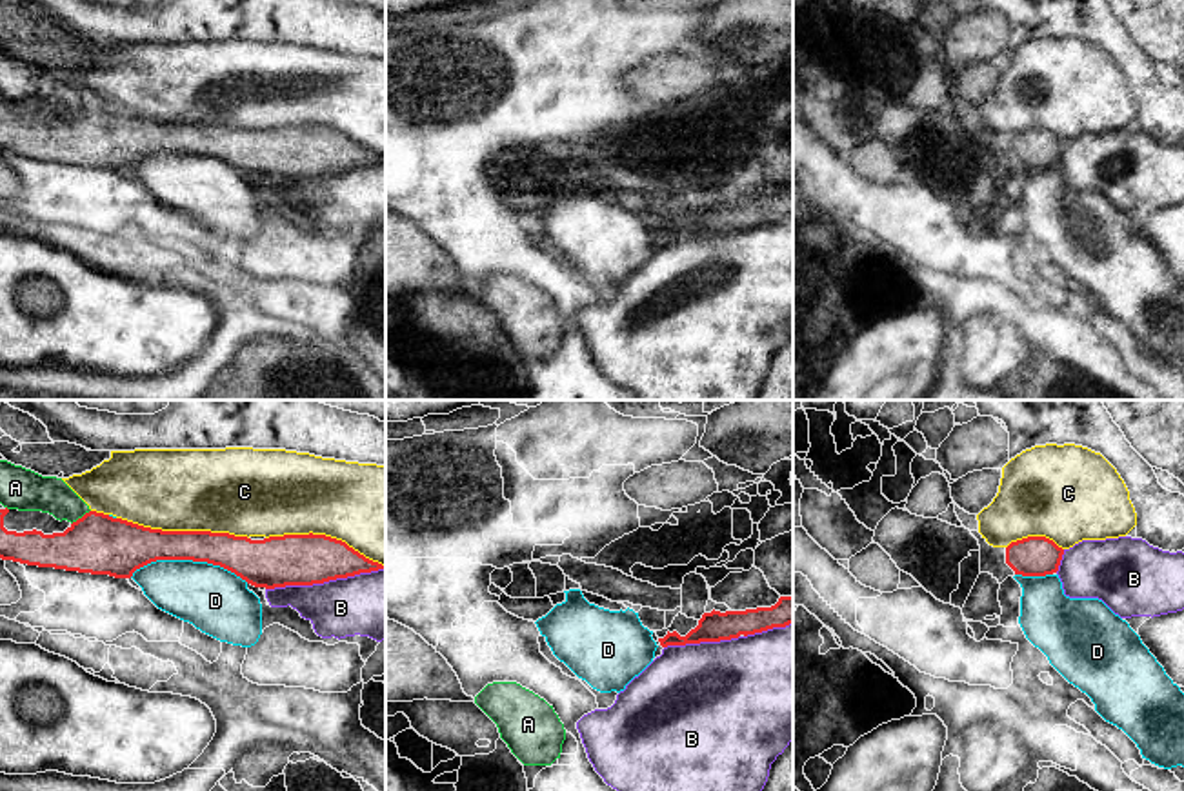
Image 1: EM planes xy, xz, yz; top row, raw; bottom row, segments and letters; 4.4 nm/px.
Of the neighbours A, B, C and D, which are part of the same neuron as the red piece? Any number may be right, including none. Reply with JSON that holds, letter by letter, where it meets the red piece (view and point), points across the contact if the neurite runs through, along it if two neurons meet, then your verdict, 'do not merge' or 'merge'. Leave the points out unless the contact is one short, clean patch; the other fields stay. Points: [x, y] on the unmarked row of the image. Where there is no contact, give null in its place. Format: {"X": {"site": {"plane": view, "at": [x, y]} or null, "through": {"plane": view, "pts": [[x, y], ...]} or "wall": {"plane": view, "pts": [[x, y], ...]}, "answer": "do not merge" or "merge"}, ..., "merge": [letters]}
{"A": {"site": {"plane": "xy", "at": [82, 110]}, "answer": "do not merge"}, "B": {"site": {"plane": "xy", "at": [324, 173]}, "answer": "do not merge"}, "C": {"site": {"plane": "xy", "at": [182, 124]}, "answer": "do not merge"}, "D": {"site": {"plane": "xy", "at": [190, 151]}, "answer": "do not merge"}, "merge": []}

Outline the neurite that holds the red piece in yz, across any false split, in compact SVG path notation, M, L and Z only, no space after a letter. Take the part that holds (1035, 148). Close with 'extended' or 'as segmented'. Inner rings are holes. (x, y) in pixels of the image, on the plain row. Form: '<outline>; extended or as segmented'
M1028 129L1006 140L1006 156L1022 169L1046 169L1059 164L1064 142L1046 129Z; as segmented

